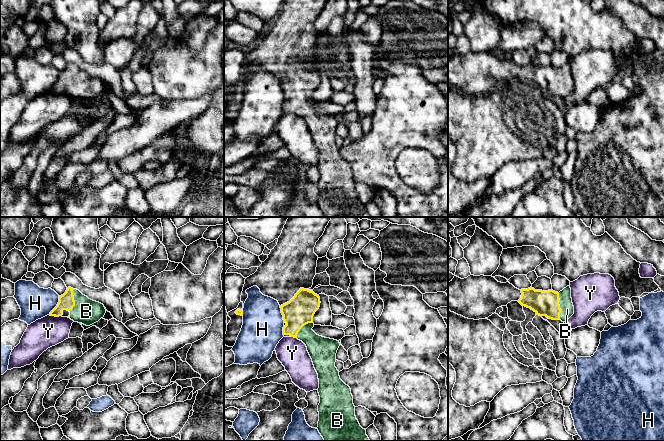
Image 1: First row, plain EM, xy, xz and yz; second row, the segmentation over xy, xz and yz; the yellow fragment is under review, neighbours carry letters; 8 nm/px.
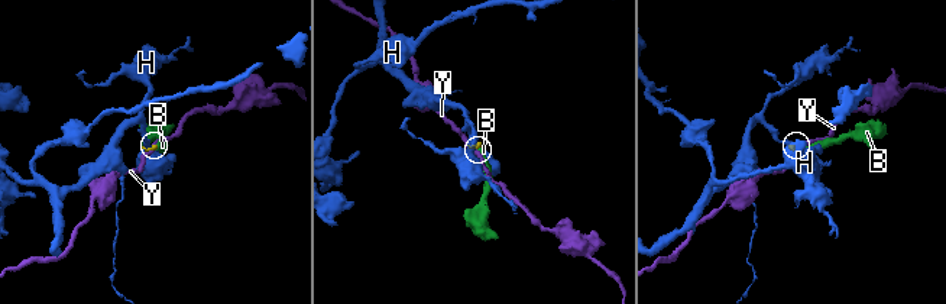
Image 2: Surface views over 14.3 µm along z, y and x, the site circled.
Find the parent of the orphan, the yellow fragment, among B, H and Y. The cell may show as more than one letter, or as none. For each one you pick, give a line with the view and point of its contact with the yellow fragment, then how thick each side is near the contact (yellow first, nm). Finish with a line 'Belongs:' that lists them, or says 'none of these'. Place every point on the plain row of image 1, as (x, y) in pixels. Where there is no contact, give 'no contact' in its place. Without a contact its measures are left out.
B: meets yellow in yz at (559, 82); 200 nm thick on the yellow side, 110 nm on the other
Belongs: B

